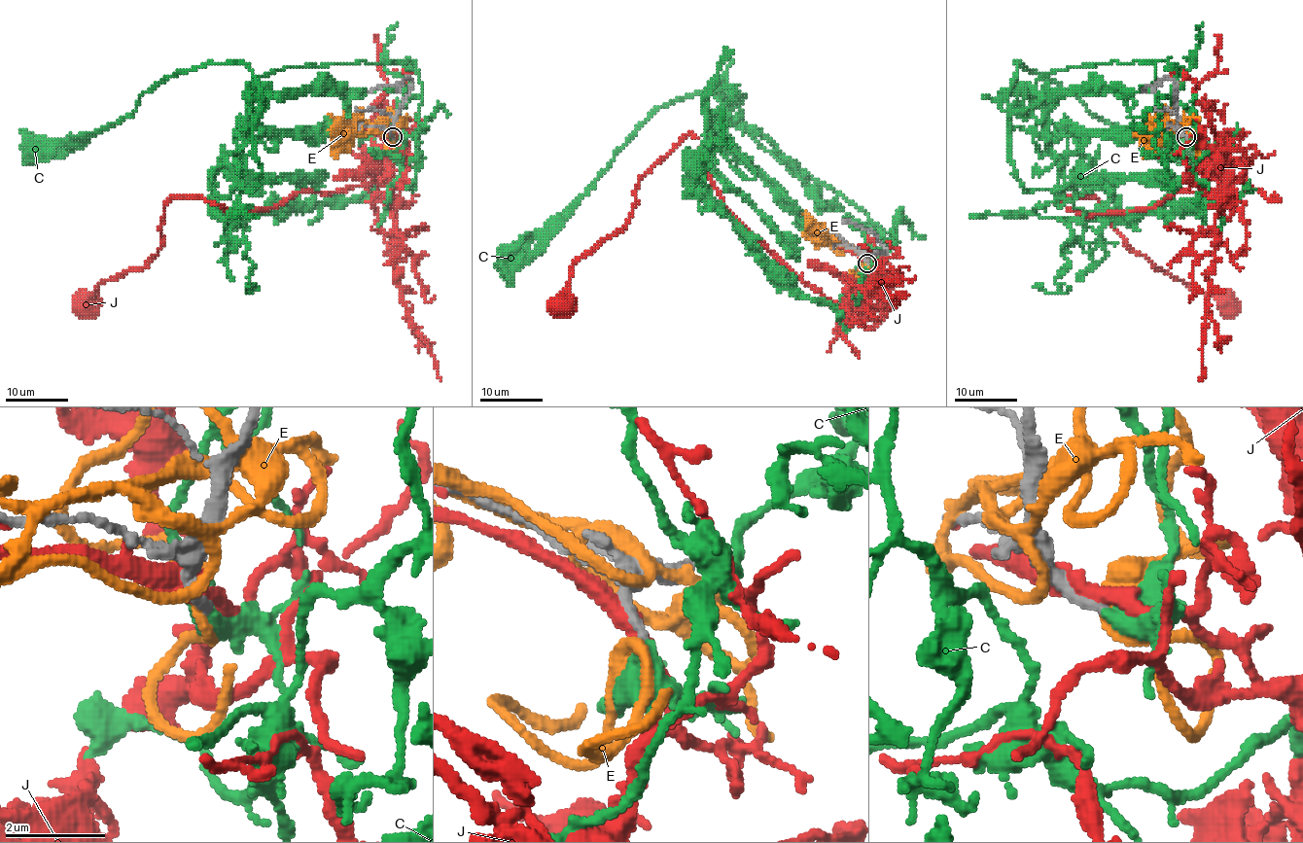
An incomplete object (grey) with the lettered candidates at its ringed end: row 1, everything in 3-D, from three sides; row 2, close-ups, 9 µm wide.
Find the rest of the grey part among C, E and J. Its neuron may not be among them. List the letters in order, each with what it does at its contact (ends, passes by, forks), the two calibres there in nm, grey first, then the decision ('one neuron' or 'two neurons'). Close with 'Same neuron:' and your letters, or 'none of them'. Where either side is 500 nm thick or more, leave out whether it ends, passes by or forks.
C: it ends; calibres 180 and 480 nm; two neurons
E: it passes by; calibres 180 and 240 nm; two neurons
J: it passes by; calibres 280 and 400 nm; two neurons
Same neuron: none of them

